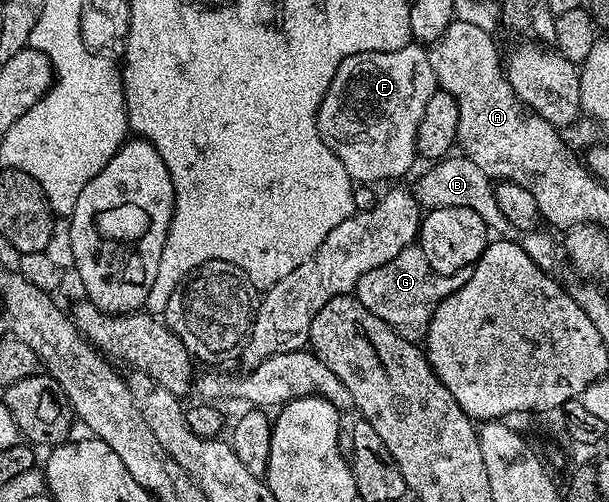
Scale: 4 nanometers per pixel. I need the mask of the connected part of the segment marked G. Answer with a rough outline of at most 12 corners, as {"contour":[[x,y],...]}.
{"contour":[[419,244],[366,272],[354,296],[419,343],[436,306],[466,280],[430,268]]}

